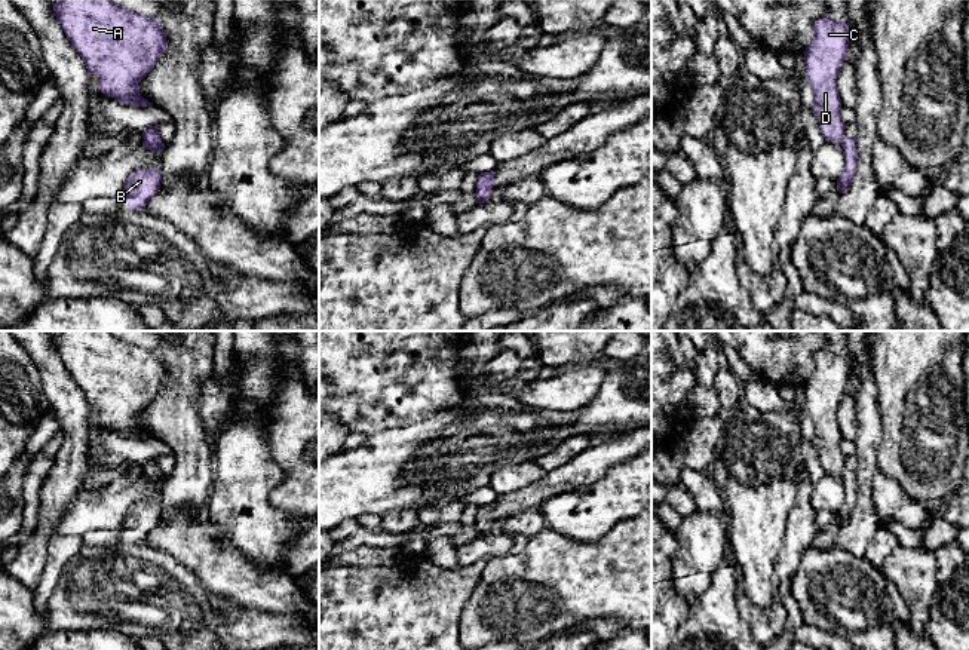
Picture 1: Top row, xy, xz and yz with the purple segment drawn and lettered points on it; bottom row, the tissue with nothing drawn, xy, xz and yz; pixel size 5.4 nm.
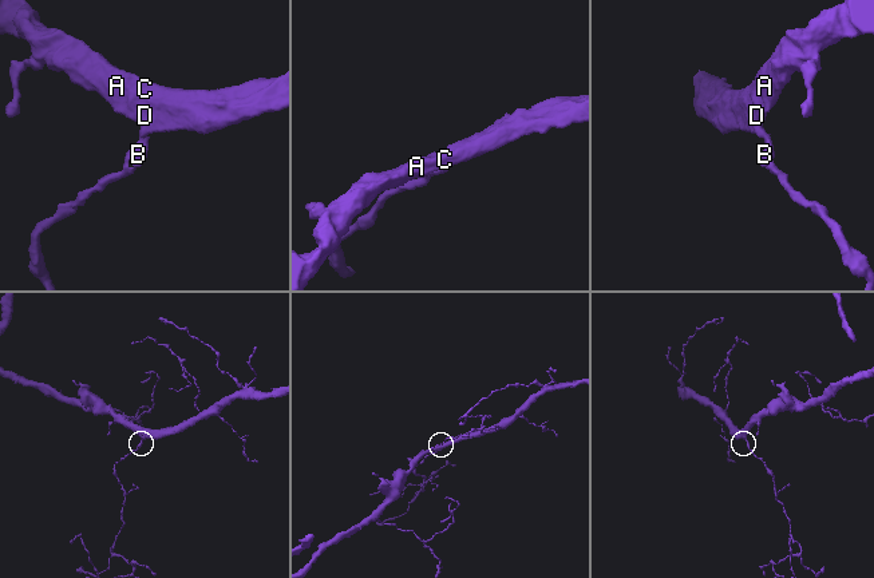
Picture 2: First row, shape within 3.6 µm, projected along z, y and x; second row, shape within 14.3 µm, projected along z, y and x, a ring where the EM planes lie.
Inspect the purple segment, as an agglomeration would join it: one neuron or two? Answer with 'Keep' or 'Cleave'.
Keep

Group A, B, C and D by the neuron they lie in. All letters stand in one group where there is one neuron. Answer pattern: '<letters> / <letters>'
A B C D

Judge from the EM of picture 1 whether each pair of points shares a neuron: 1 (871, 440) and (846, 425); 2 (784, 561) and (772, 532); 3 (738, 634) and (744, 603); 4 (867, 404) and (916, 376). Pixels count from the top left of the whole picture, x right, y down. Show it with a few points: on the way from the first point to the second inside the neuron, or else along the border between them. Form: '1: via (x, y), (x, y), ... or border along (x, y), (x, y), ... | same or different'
1: border along (855, 396), (858, 435), (853, 441) | different
2: border along (788, 517), (784, 545), (776, 557), (773, 572) | different
3: border along (739, 588), (736, 609), (751, 634) | different
4: border along (870, 364), (883, 432) | different

